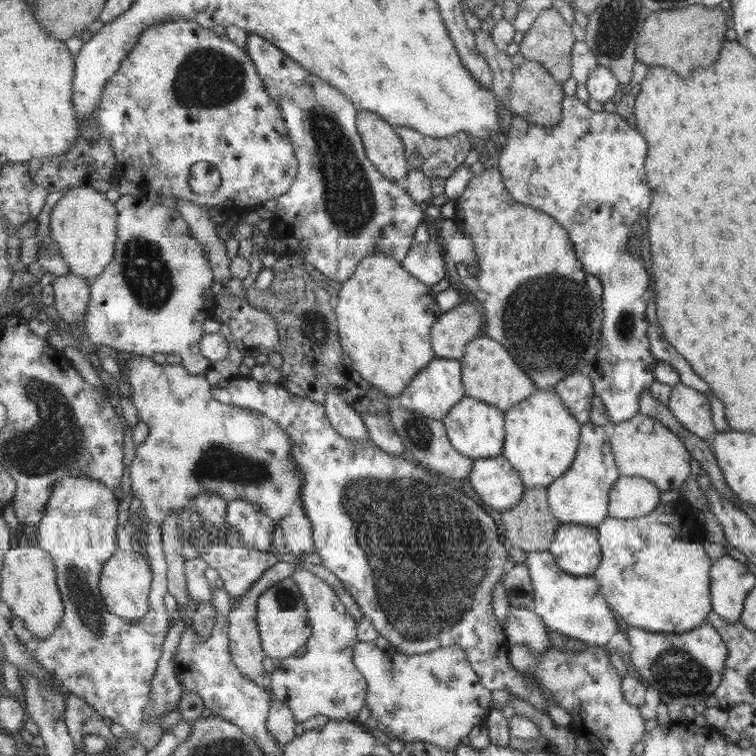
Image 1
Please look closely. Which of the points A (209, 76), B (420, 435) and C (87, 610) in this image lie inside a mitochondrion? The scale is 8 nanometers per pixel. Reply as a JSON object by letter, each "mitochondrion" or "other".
{"A":"mitochondrion","B":"mitochondrion","C":"mitochondrion"}

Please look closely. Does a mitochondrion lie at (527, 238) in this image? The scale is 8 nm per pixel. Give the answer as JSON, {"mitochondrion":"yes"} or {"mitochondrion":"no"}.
{"mitochondrion":"no"}

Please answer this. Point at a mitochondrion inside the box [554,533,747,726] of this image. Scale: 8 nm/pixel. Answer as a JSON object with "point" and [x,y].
{"point":[679,675]}

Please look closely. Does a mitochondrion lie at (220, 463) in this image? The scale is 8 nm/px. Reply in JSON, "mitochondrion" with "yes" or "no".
{"mitochondrion":"yes"}

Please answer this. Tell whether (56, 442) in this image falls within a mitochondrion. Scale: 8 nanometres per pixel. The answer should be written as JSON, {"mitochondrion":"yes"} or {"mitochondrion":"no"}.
{"mitochondrion":"yes"}

